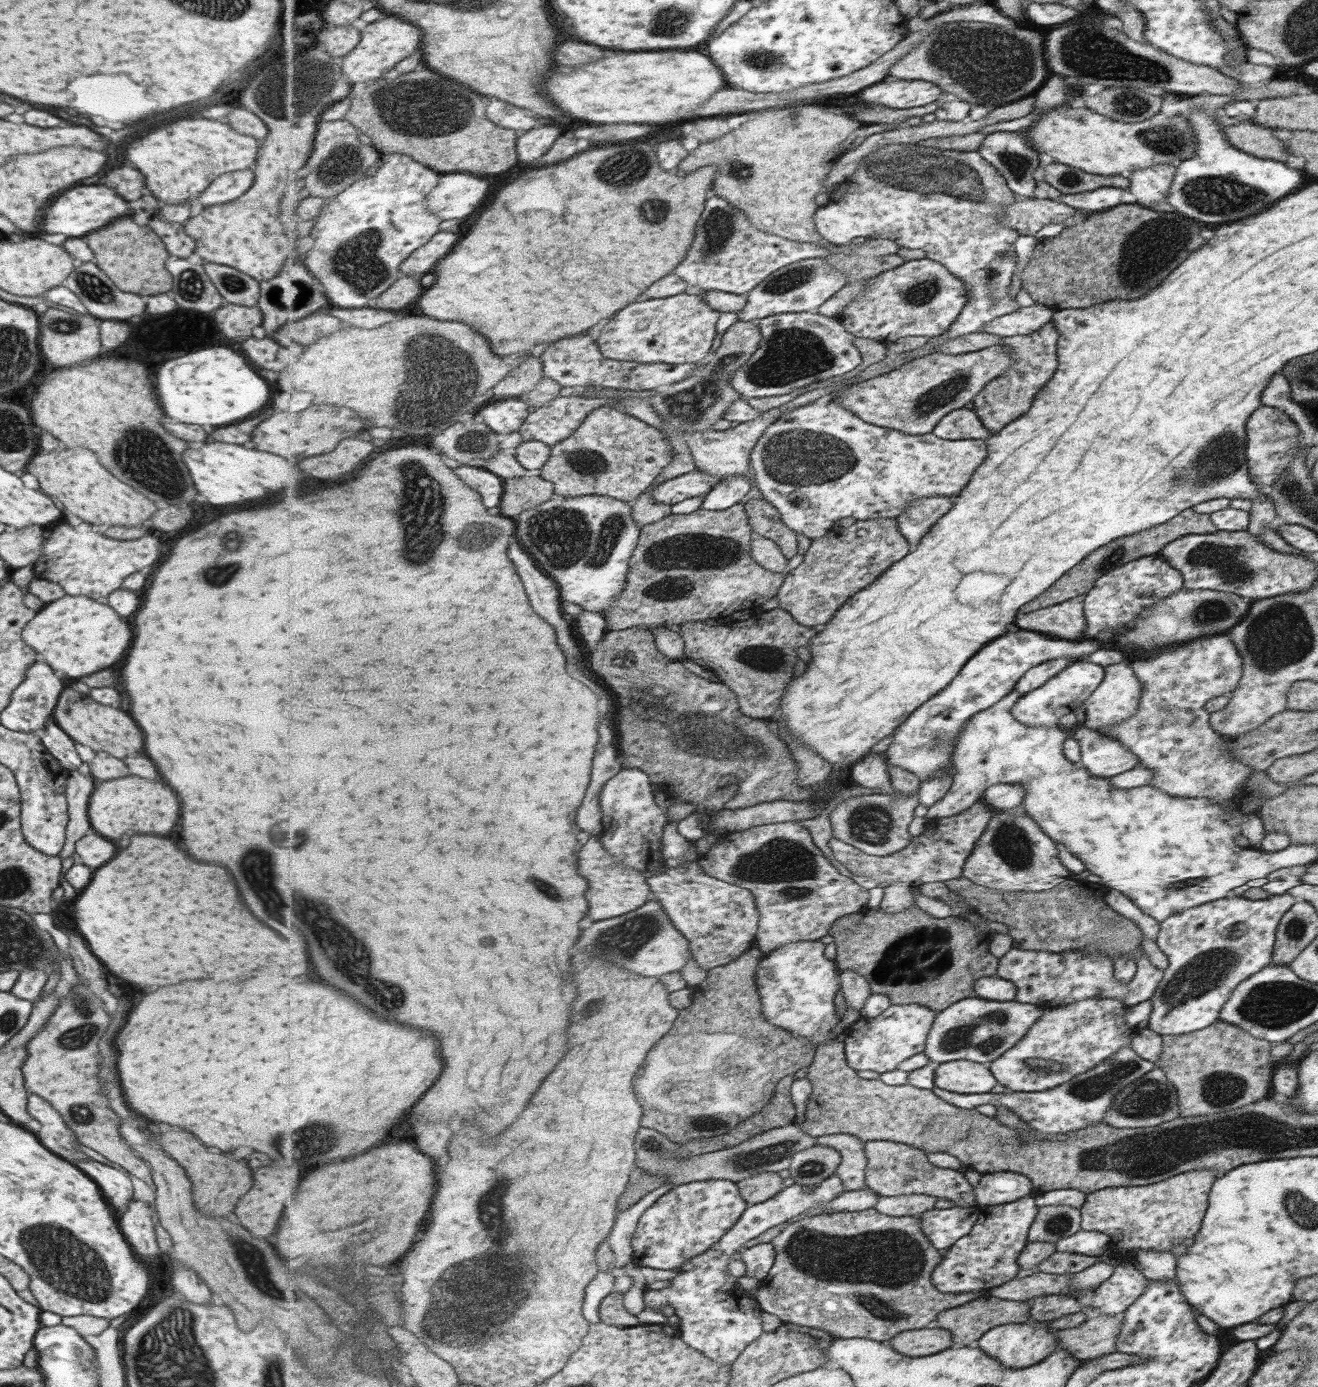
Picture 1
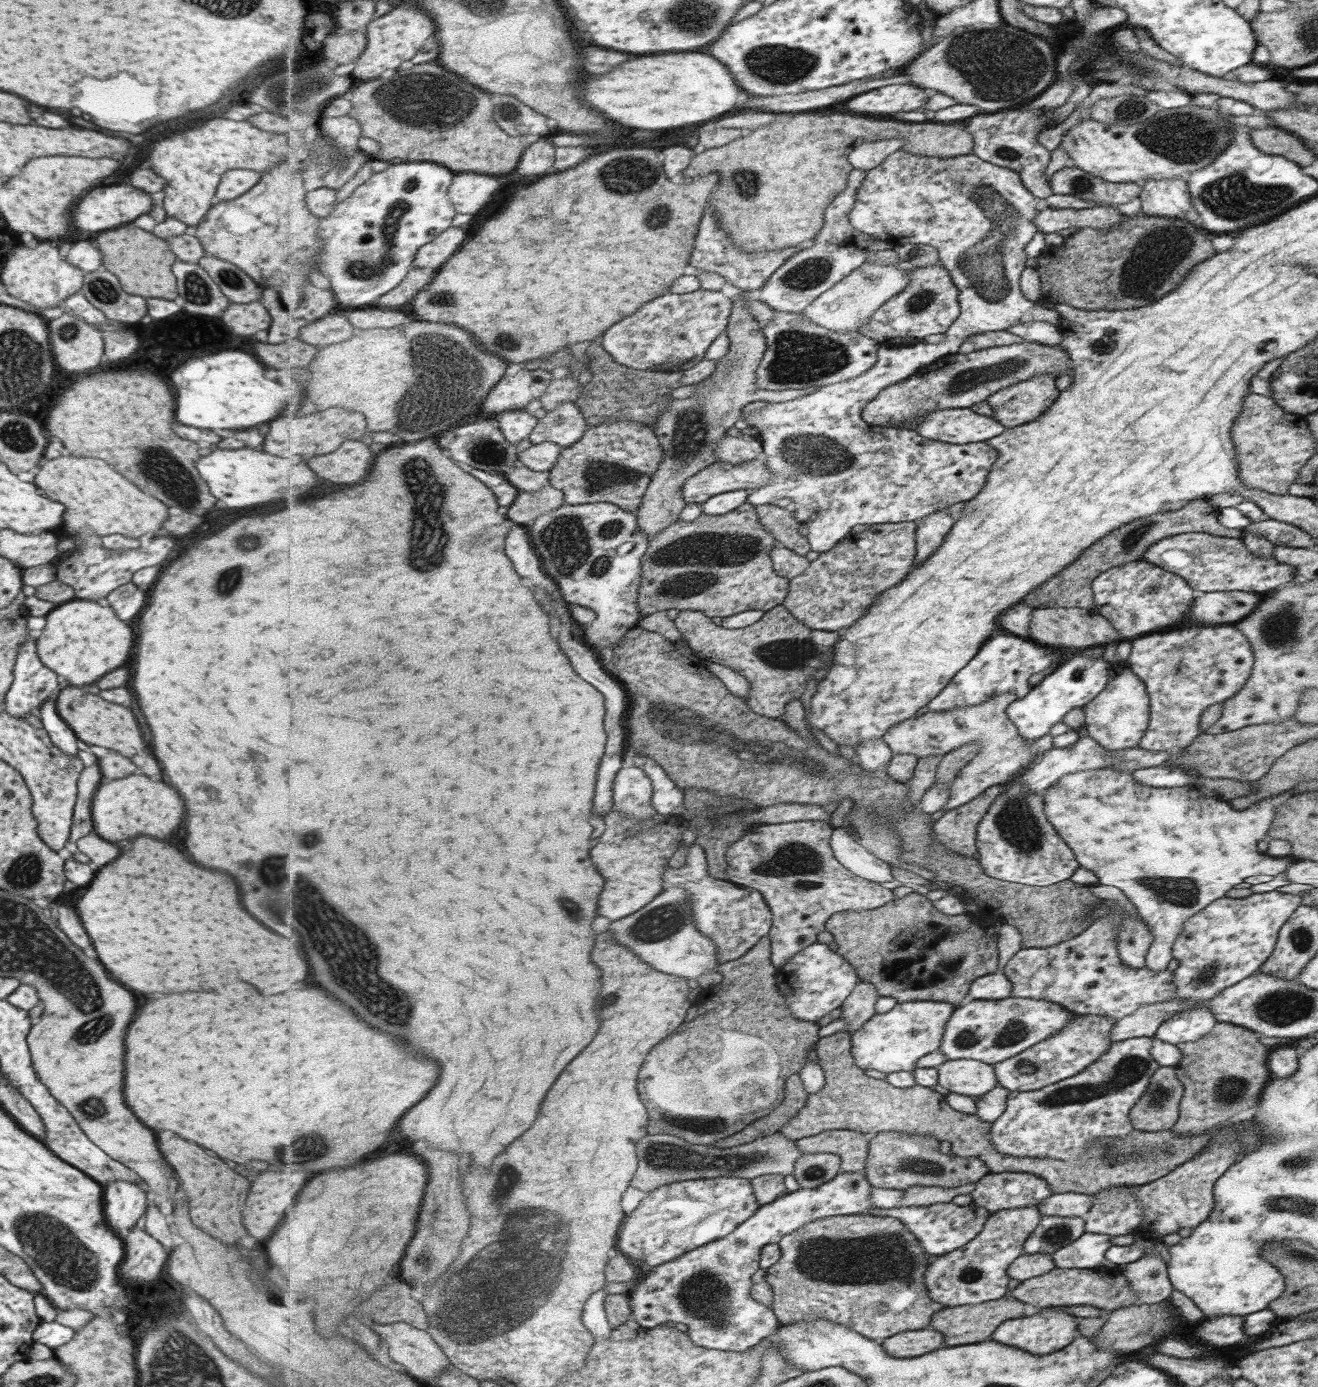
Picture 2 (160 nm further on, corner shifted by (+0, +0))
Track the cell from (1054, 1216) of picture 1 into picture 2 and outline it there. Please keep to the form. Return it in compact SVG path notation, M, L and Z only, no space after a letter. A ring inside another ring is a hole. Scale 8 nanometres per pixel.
M1043 1216L1040 1224L1024 1243L1023 1254L1052 1255L1063 1245L1073 1242L1084 1233L1084 1219L1064 1216Z

